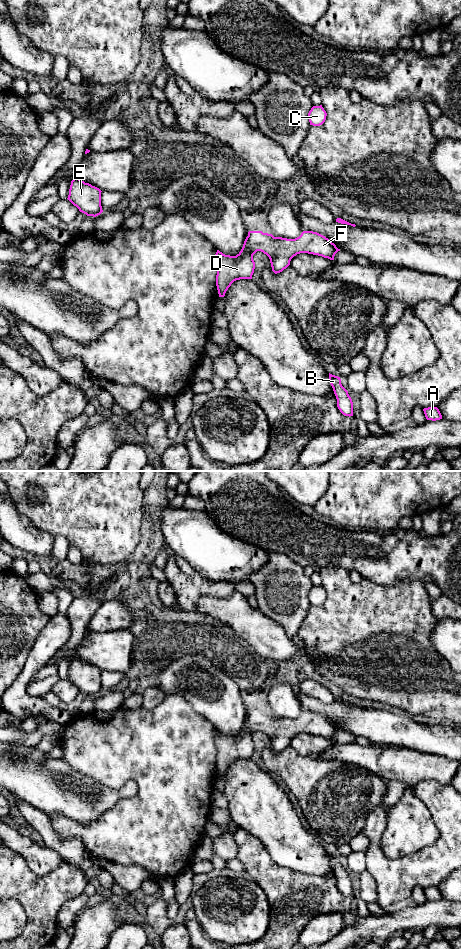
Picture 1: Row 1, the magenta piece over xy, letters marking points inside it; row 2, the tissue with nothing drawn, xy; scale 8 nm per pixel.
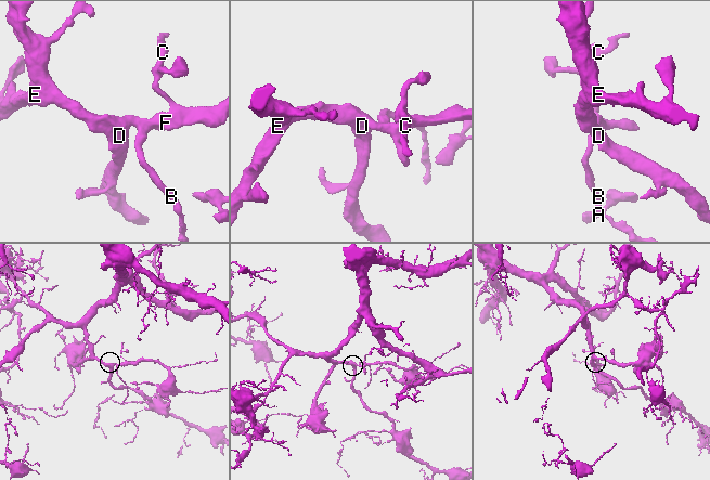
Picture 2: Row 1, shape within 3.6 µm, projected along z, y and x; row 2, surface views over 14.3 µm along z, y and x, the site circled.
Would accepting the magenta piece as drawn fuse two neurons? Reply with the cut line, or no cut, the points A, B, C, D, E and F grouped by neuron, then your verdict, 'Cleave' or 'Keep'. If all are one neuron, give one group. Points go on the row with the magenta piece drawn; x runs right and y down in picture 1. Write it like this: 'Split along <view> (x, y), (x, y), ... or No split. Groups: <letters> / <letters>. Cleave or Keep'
No split. Groups: A B C D E F. Keep

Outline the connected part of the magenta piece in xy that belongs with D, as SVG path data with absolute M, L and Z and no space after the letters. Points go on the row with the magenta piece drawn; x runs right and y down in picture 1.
M249 231L241 251L236 256L225 255L219 250L215 254L219 297L225 296L234 281L252 279L255 269L253 255L257 251L269 257L272 271L277 274L286 269L297 254L308 253L334 260L340 249L325 236L313 231L303 231L295 239L274 237L262 231Z

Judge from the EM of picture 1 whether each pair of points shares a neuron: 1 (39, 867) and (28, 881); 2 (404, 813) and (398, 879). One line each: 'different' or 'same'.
1: different
2: different

